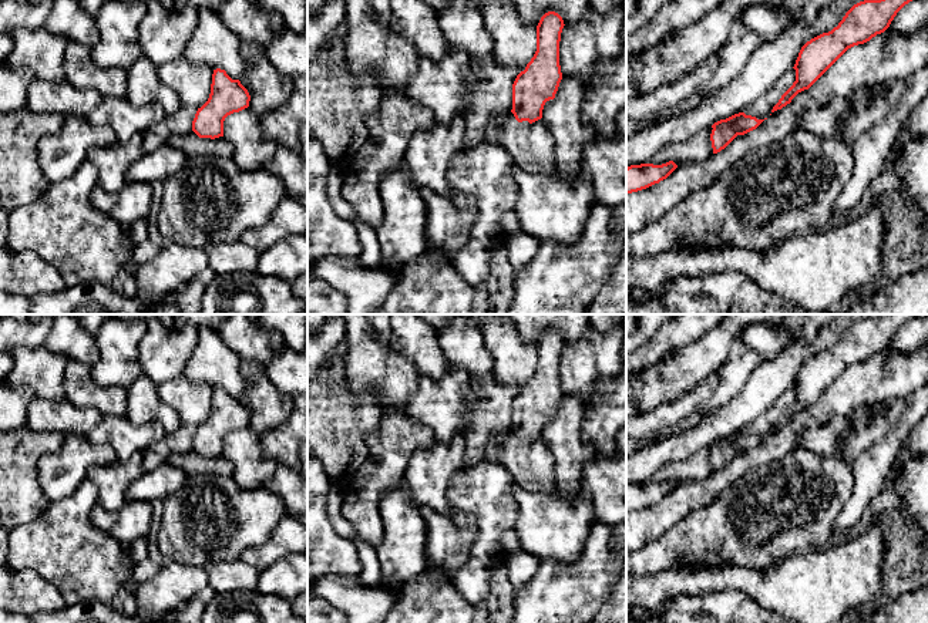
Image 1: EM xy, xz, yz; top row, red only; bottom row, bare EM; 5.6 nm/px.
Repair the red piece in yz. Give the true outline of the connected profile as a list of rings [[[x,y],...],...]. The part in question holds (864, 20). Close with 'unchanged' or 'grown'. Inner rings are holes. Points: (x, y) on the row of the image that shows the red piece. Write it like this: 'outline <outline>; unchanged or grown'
outline [[[864,0],[854,4],[828,33],[807,41],[796,60],[796,81],[771,112],[781,110],[801,91],[808,90],[848,48],[884,33],[897,13],[912,0]]]; unchanged

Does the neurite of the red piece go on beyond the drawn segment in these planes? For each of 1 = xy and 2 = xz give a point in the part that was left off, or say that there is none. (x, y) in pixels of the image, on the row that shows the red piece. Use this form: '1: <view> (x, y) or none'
1: none
2: none

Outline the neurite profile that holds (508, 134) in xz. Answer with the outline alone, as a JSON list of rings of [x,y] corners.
[[[510,112],[501,124],[497,119],[491,119],[484,141],[500,142],[512,158],[512,162],[528,172],[549,175],[555,166],[554,141],[542,118],[532,124],[528,121],[518,122],[514,114]]]

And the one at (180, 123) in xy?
[[[182,105],[176,112],[165,115],[161,121],[154,122],[145,132],[142,139],[144,154],[151,154],[167,144],[171,135],[186,135],[192,131],[192,121],[196,108]]]

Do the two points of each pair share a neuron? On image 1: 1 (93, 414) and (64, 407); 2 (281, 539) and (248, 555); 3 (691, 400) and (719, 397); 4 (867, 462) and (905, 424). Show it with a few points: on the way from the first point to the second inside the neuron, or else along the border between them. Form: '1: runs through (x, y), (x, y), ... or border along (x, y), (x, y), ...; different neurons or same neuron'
1: runs through (86, 414), (71, 414); same neuron
2: runs through (272, 548), (265, 555), (256, 555); same neuron
3: border along (718, 371), (718, 389), (691, 414), (682, 418); different neurons
4: runs through (877, 454), (897, 434); same neuron

